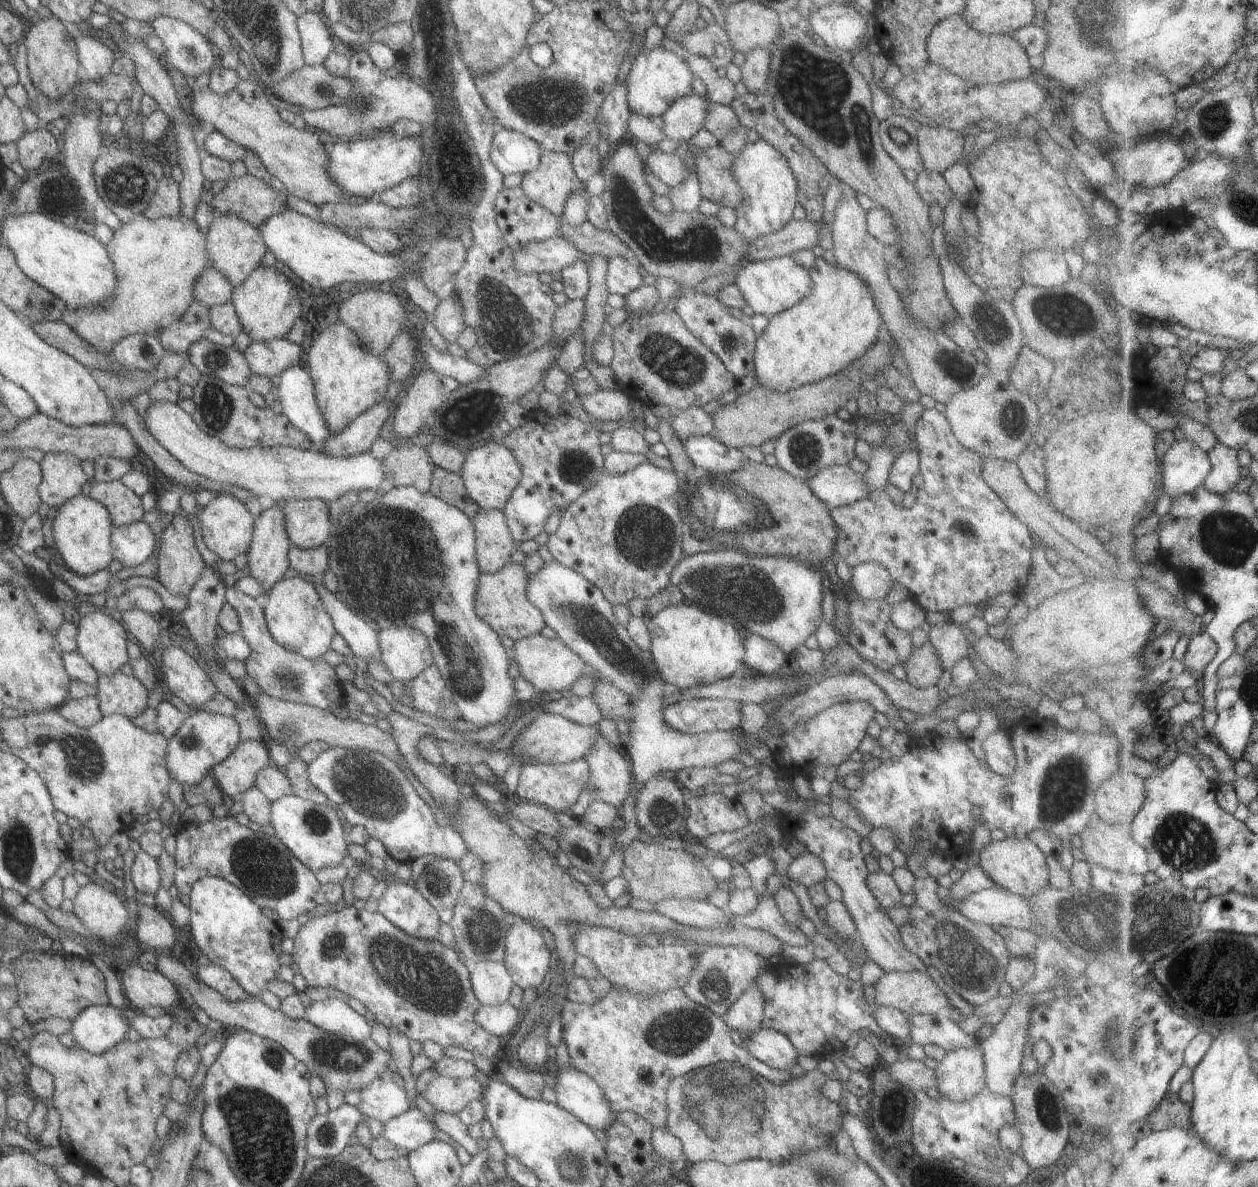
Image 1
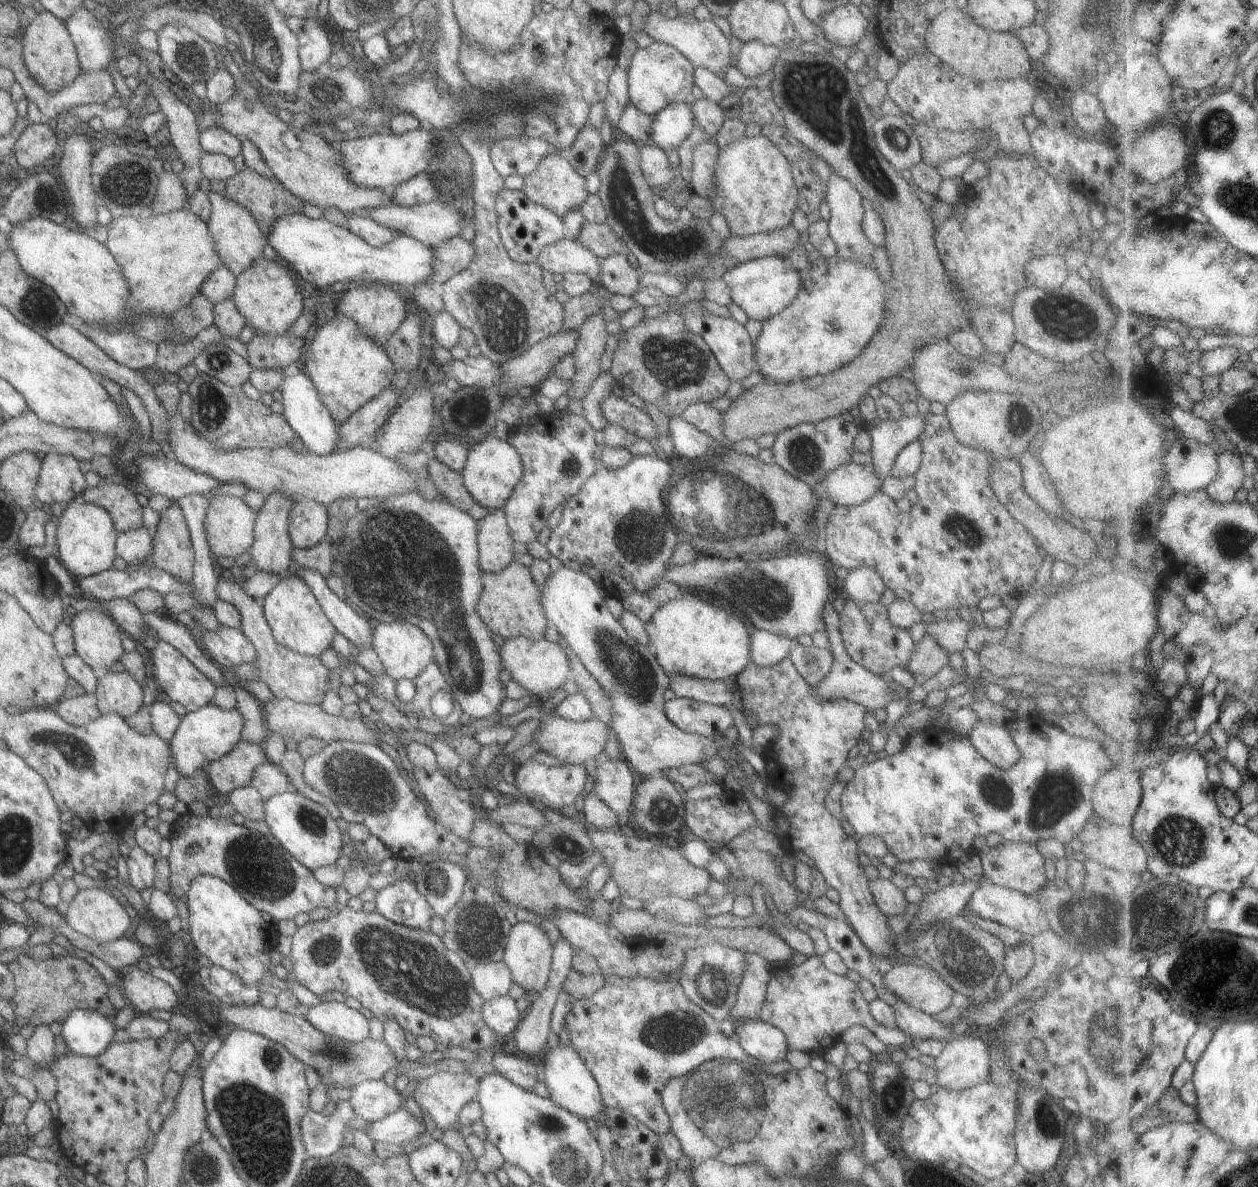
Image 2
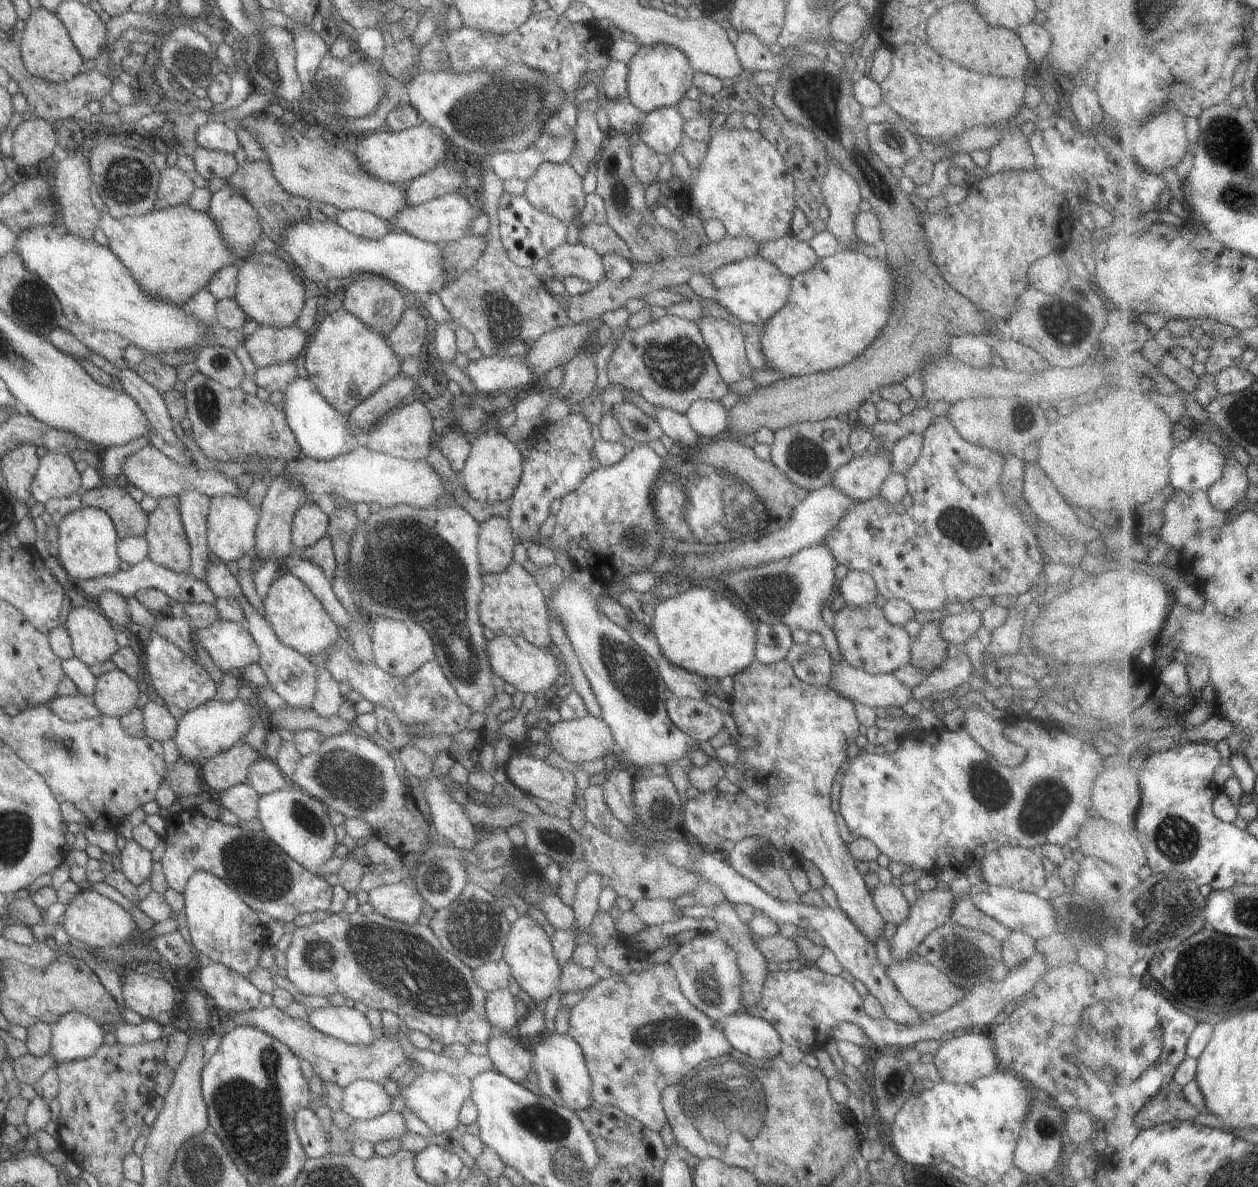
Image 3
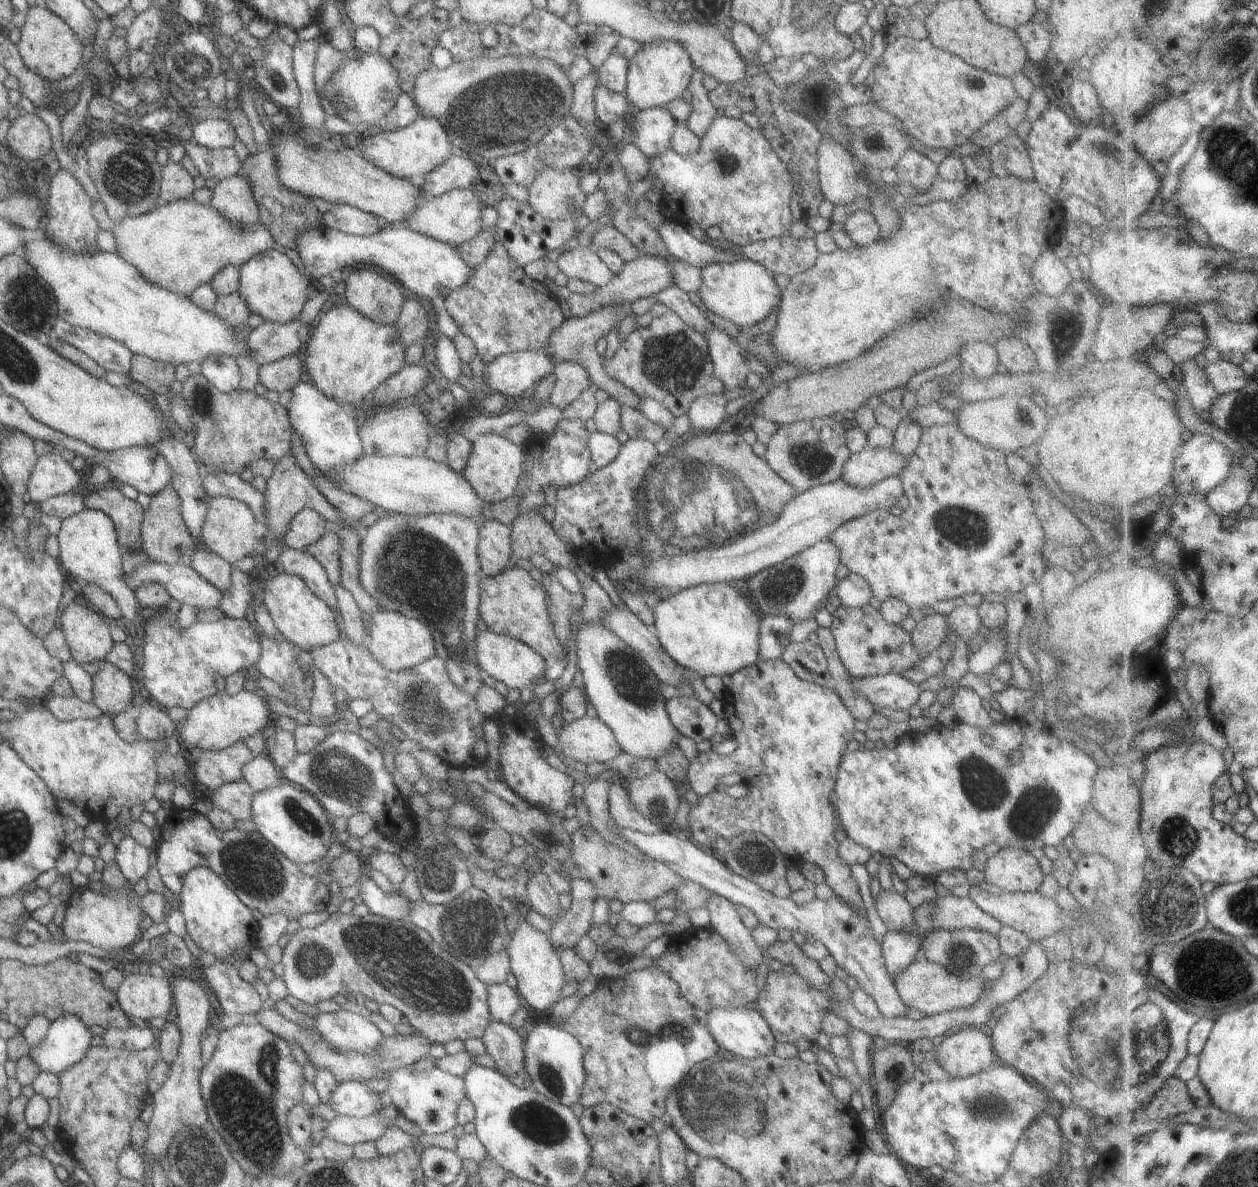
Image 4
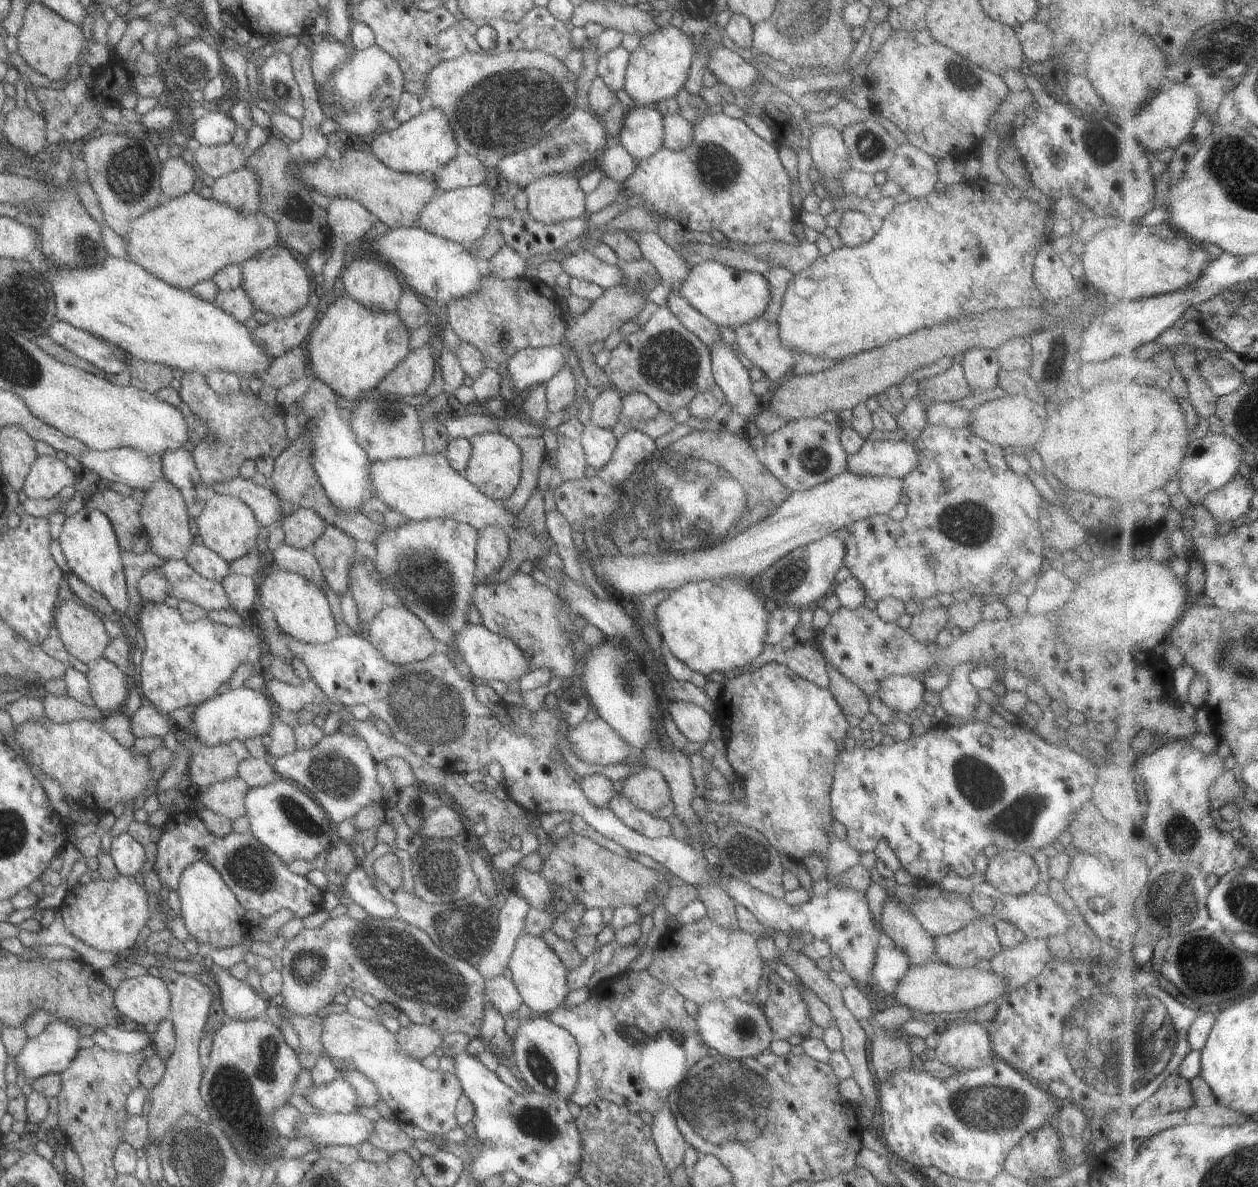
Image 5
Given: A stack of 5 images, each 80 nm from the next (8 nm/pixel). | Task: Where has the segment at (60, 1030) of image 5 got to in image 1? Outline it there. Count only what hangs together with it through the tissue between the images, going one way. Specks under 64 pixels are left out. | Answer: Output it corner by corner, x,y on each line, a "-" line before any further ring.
107,1006
85,1008
71,1020
67,1031
75,1041
75,1048
81,1048
89,1054
100,1054
124,1040
129,1023
122,1014
122,1009

